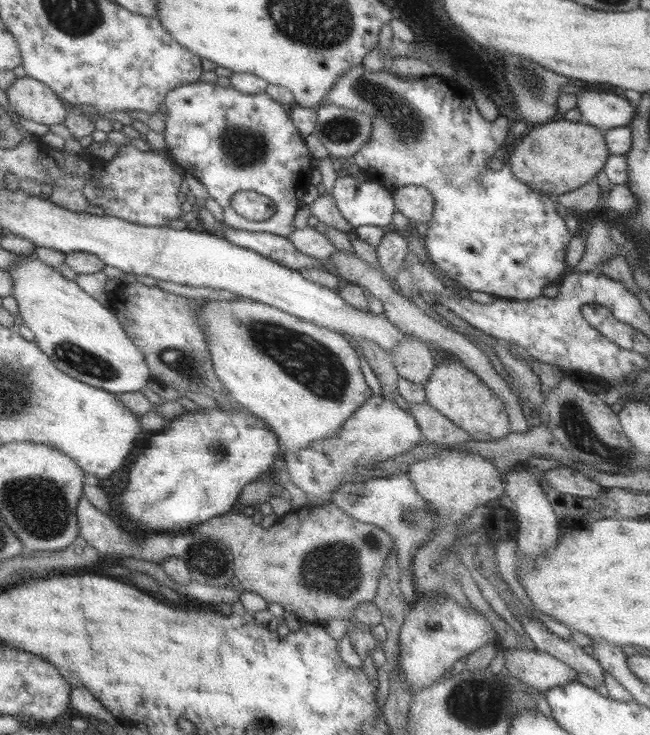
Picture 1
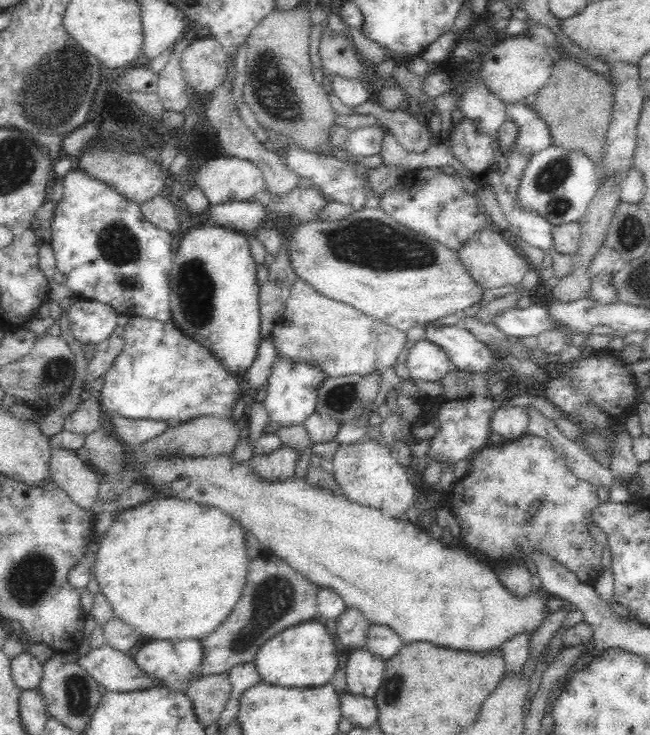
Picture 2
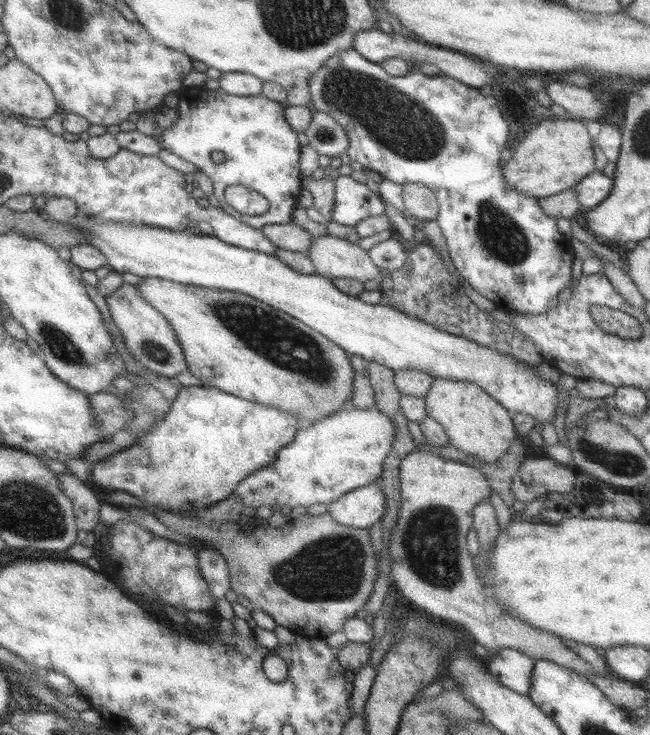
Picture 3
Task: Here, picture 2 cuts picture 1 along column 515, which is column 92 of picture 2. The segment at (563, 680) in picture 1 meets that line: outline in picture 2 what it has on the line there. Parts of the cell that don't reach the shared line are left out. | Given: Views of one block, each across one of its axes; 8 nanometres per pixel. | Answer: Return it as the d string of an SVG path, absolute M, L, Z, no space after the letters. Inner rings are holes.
M106 644L80 655L76 662L107 692L150 689L155 683L151 674L140 672L131 654L118 652Z

